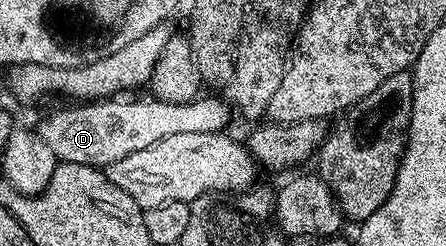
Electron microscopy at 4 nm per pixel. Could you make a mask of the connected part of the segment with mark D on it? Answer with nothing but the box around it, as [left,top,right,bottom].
[37,96,232,166]

